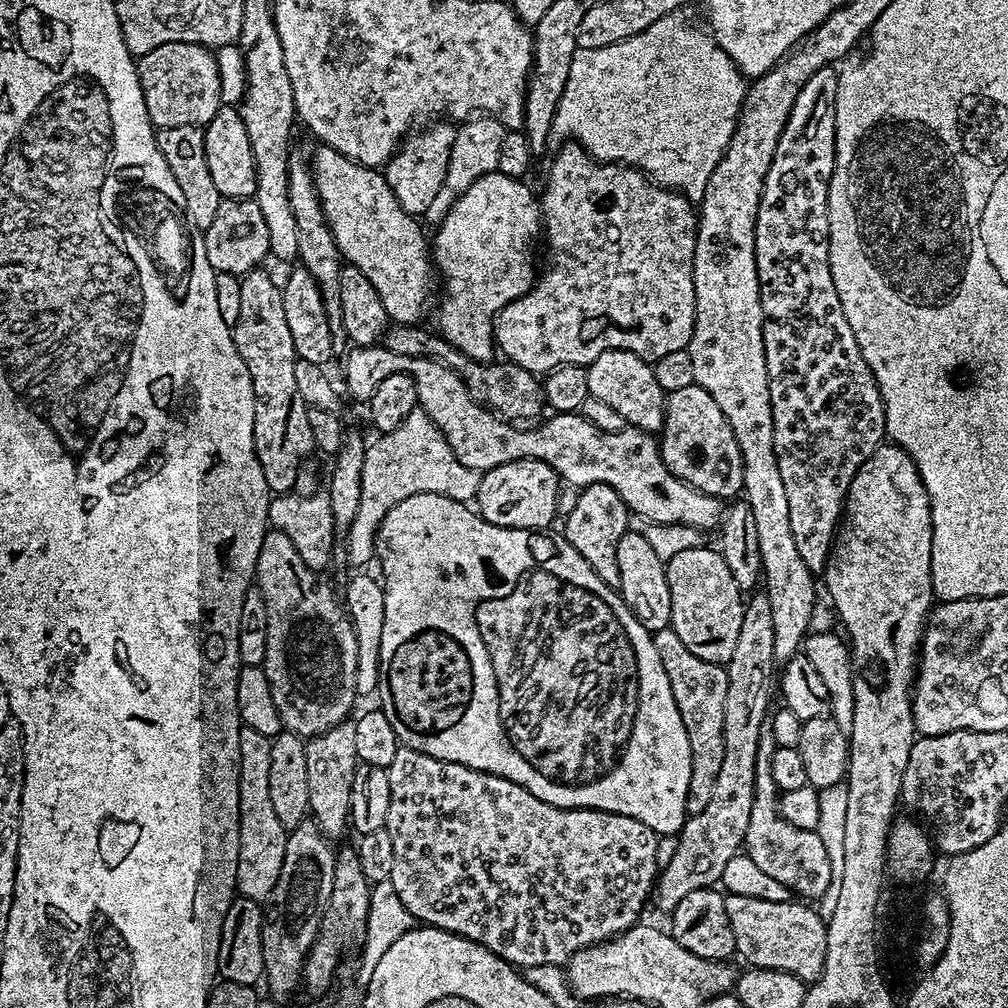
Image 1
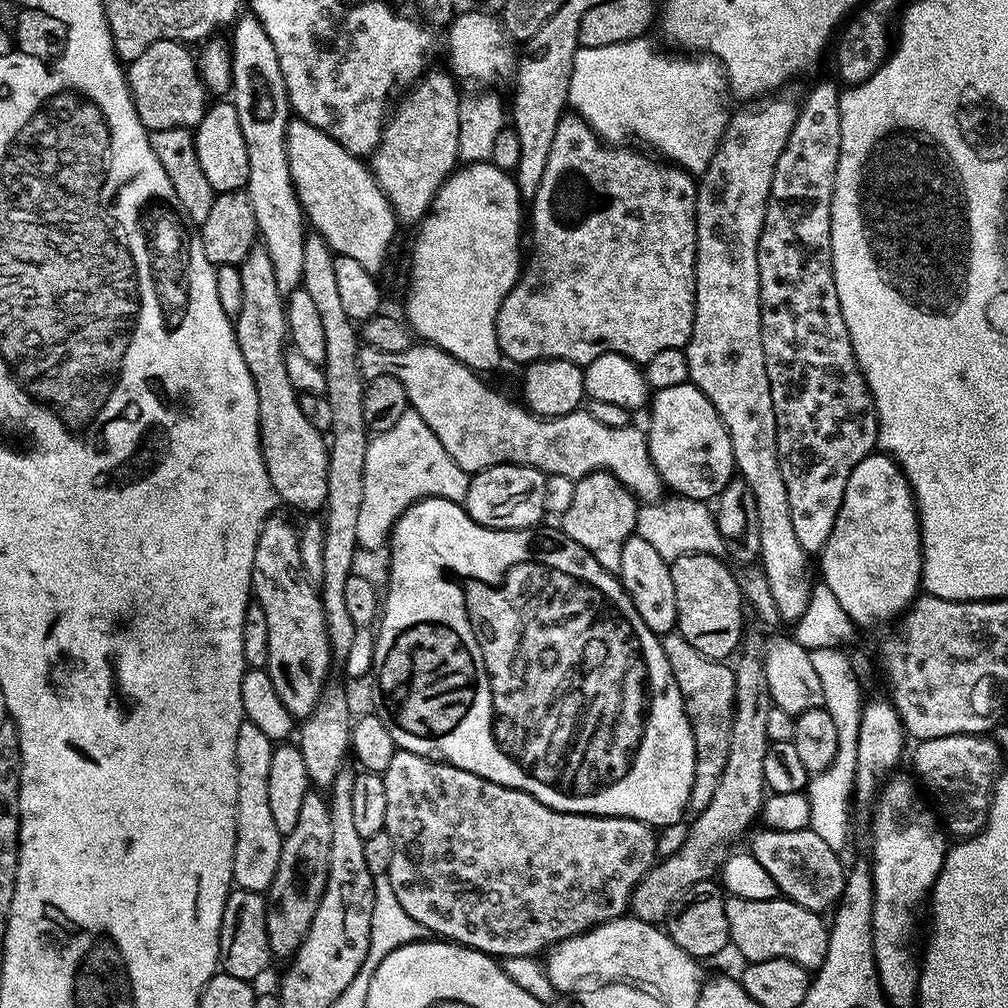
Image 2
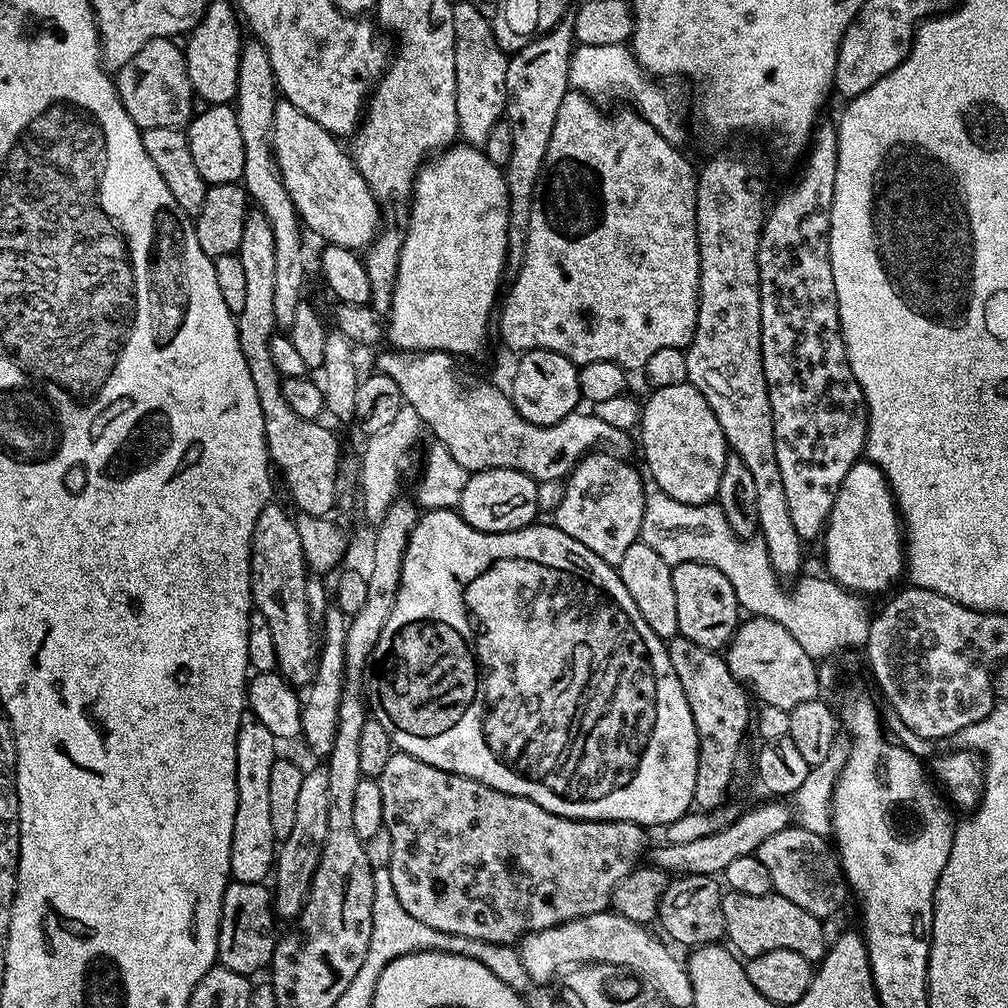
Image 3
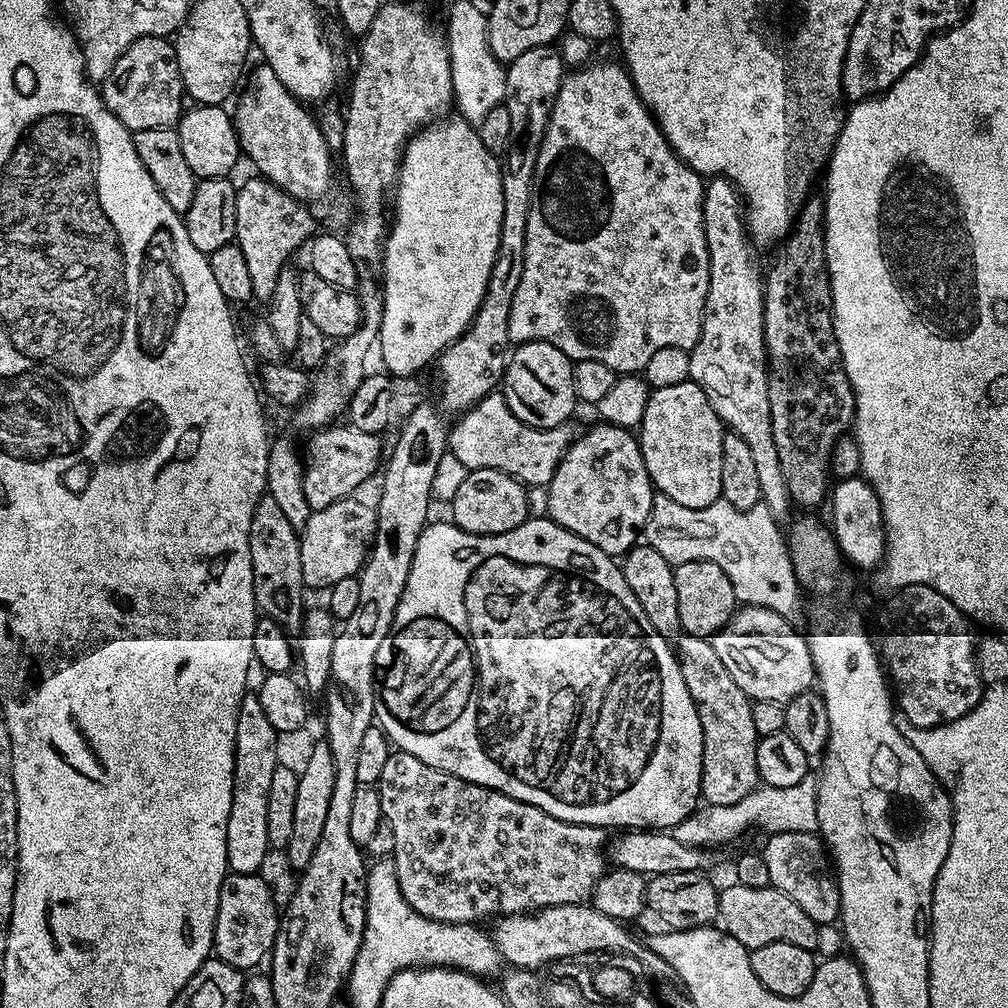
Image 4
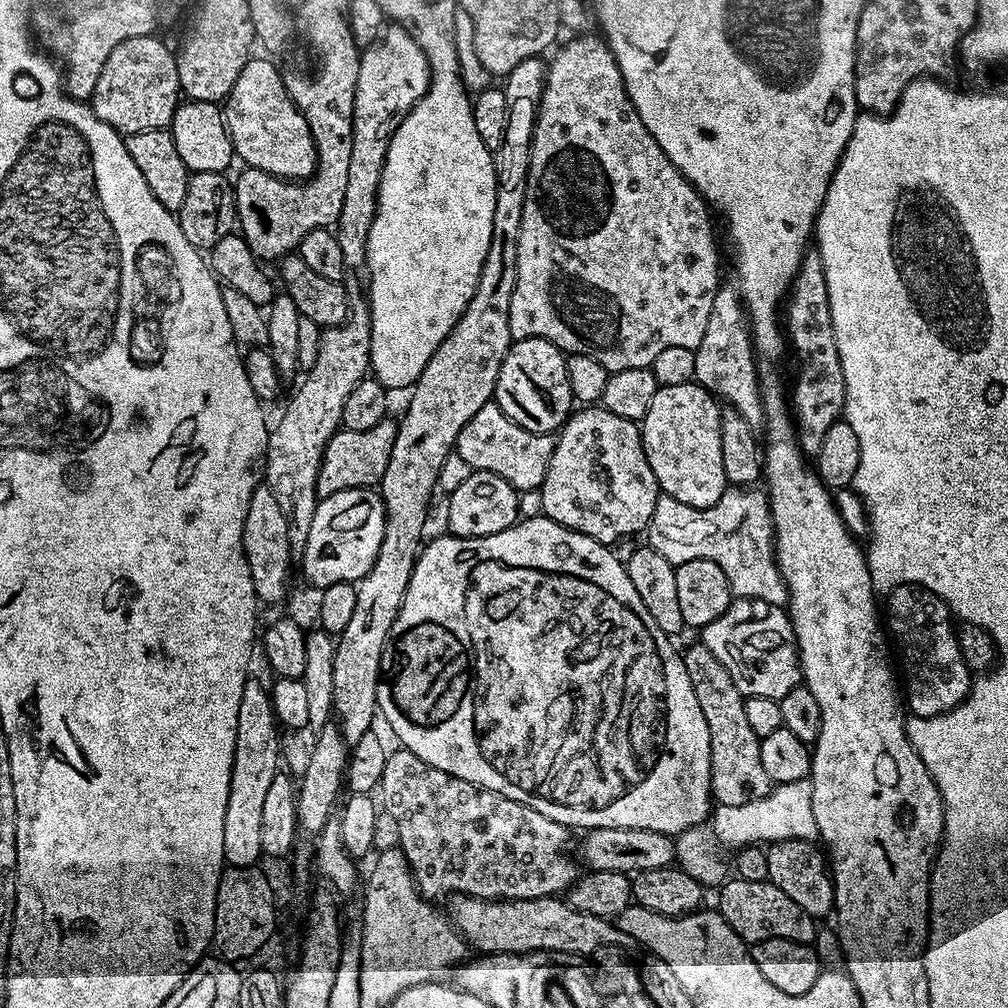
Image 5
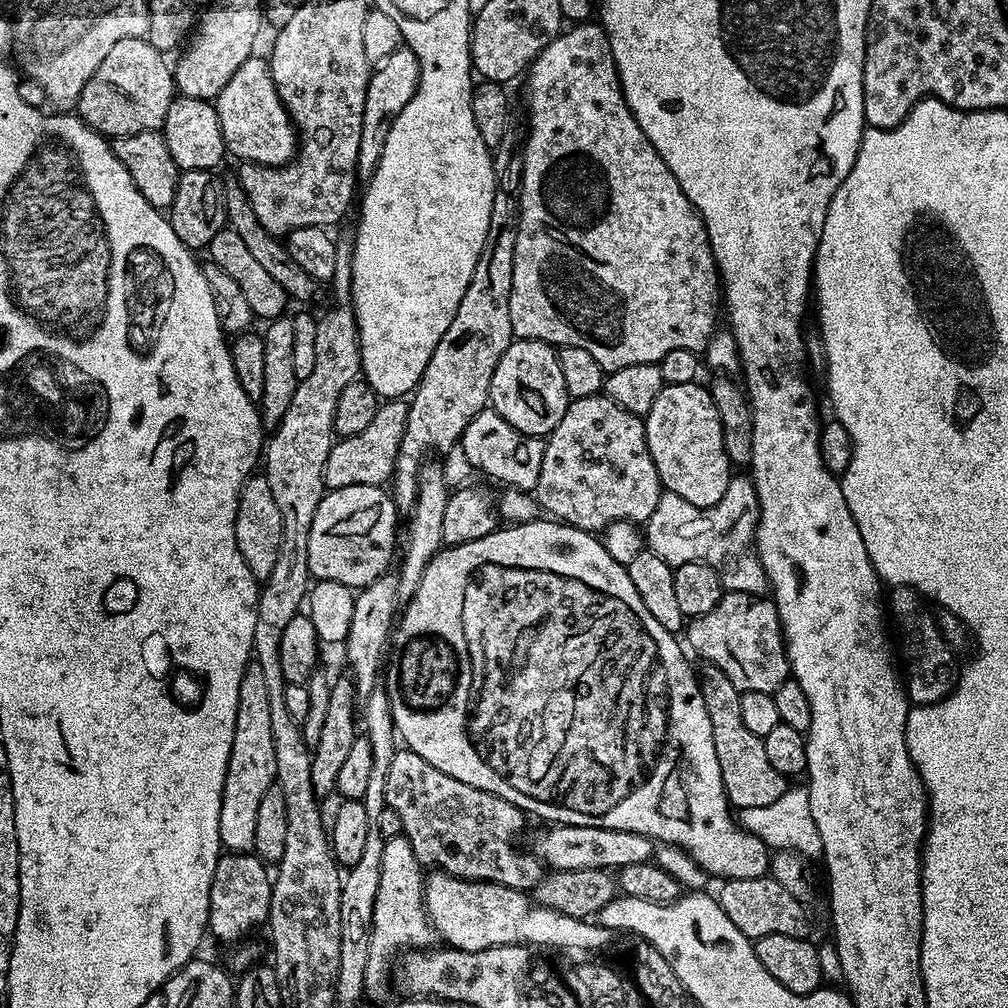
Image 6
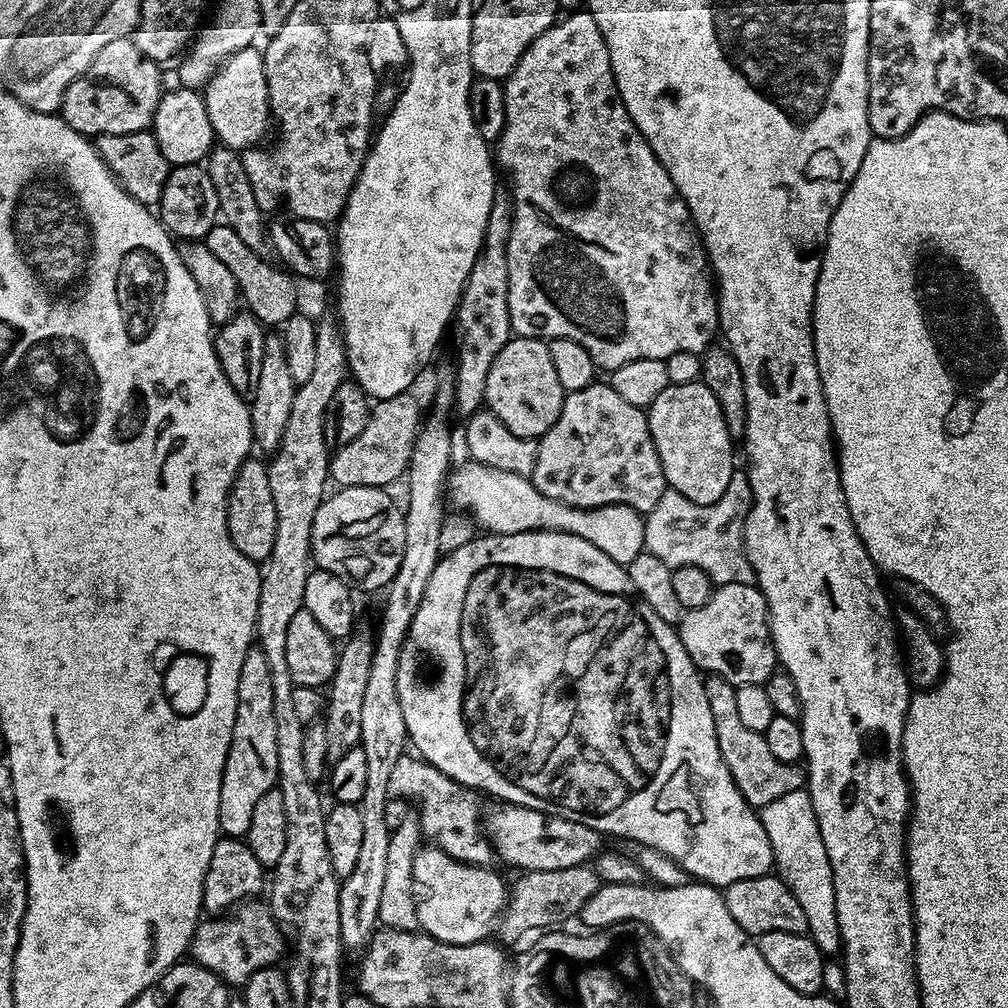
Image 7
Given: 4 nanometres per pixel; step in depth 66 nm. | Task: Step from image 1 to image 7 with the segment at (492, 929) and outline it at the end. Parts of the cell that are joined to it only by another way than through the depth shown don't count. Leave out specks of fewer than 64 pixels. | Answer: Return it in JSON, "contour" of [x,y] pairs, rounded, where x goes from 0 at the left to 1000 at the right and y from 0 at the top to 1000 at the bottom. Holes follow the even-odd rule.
{"contour":[[[403,748],[395,752],[395,757],[387,767],[385,789],[389,792],[413,790],[414,796],[417,797],[417,824],[422,834],[438,841],[458,857],[484,859],[489,856],[488,834],[482,828],[478,806],[476,810],[477,791],[469,783],[446,773],[438,764],[435,764],[416,749]]]}

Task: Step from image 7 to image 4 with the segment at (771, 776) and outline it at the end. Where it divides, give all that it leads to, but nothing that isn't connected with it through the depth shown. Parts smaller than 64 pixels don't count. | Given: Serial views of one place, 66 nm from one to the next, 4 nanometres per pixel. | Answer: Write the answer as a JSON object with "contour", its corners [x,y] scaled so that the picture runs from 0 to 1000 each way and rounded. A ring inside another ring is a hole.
{"contour":[[[676,630],[670,636],[669,646],[671,648],[671,657],[677,665],[677,677],[681,677],[681,685],[685,685],[685,692],[688,692],[688,700],[692,704],[692,716],[696,716],[696,772],[694,773],[694,788],[699,799],[707,798],[708,800],[725,800],[727,796],[732,796],[736,792],[740,792],[740,788],[744,788],[755,777],[752,768],[752,752],[750,751],[751,729],[748,724],[748,708],[746,707],[746,695],[742,689],[736,685],[736,681],[732,681],[732,677],[728,677],[728,669],[724,669],[724,665],[720,665],[716,653],[712,653],[712,649],[708,645],[705,634],[700,631],[684,631]]]}

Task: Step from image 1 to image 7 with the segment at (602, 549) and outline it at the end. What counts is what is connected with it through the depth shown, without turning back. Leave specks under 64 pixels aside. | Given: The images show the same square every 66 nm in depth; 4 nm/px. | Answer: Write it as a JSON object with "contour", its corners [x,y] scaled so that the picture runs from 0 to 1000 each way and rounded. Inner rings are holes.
{"contour":[[[589,379],[577,387],[569,387],[561,392],[560,402],[550,419],[550,423],[546,423],[546,427],[542,427],[542,431],[535,434],[532,442],[532,461],[526,475],[530,482],[534,482],[534,486],[538,486],[538,490],[542,490],[542,494],[550,494],[554,498],[562,498],[562,502],[569,502],[570,504],[596,504],[597,502],[605,502],[606,500],[620,500],[621,502],[625,502],[630,508],[642,510],[646,504],[653,502],[653,494],[657,494],[657,490],[661,487],[657,458],[653,454],[653,446],[649,442],[649,435],[643,422],[642,408],[629,403],[626,399],[621,399],[621,395],[617,395],[617,391],[613,391],[613,387],[609,387],[606,380],[595,380]]]}

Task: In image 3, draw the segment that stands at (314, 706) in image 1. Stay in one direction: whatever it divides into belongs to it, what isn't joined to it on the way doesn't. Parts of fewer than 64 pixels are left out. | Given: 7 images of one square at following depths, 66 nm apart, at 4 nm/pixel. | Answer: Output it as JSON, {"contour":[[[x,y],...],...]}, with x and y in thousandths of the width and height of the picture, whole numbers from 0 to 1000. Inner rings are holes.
{"contour":[[[271,498],[252,518],[248,554],[250,598],[266,619],[278,670],[291,681],[305,681],[313,671],[315,627],[305,605],[304,575],[308,567],[302,558],[300,534],[296,534],[294,516],[287,508],[277,498]]]}

